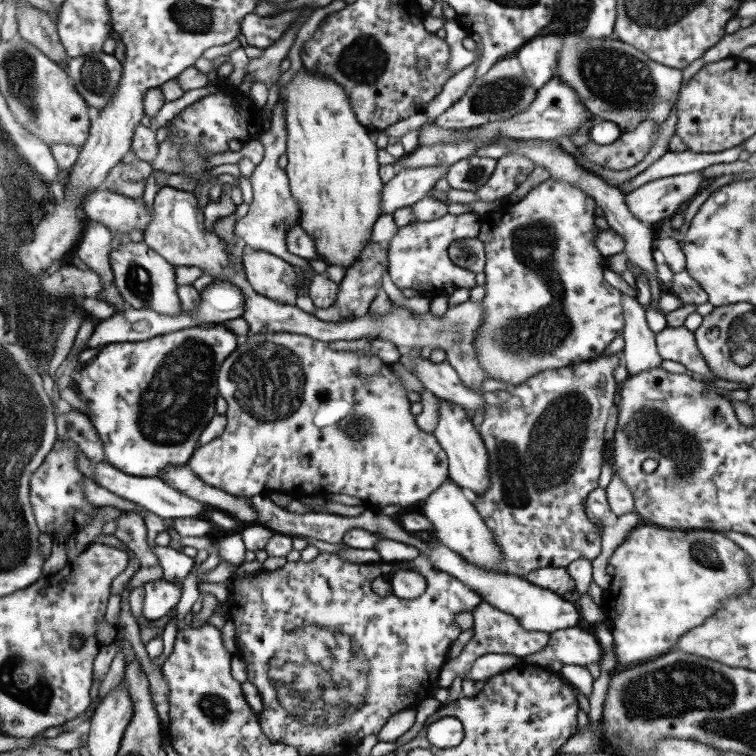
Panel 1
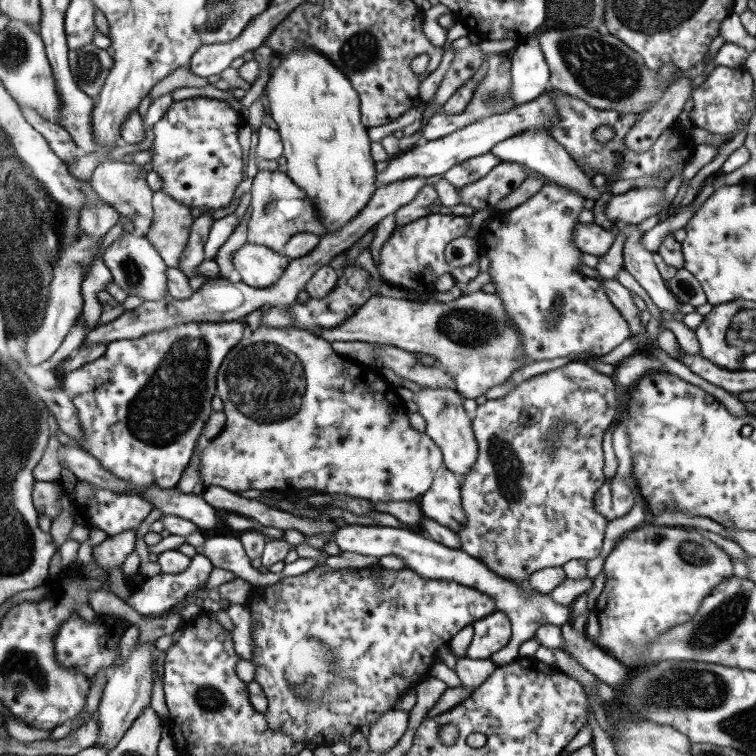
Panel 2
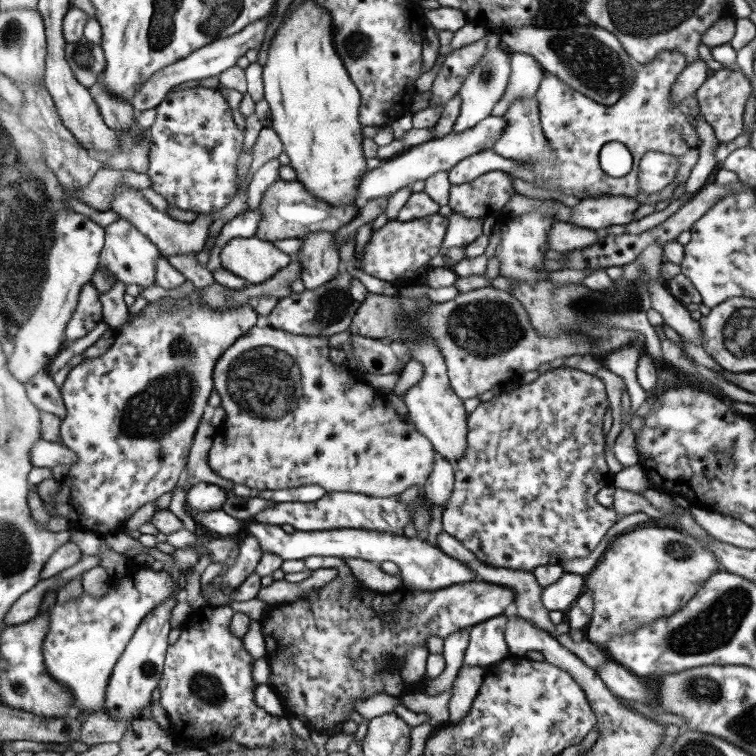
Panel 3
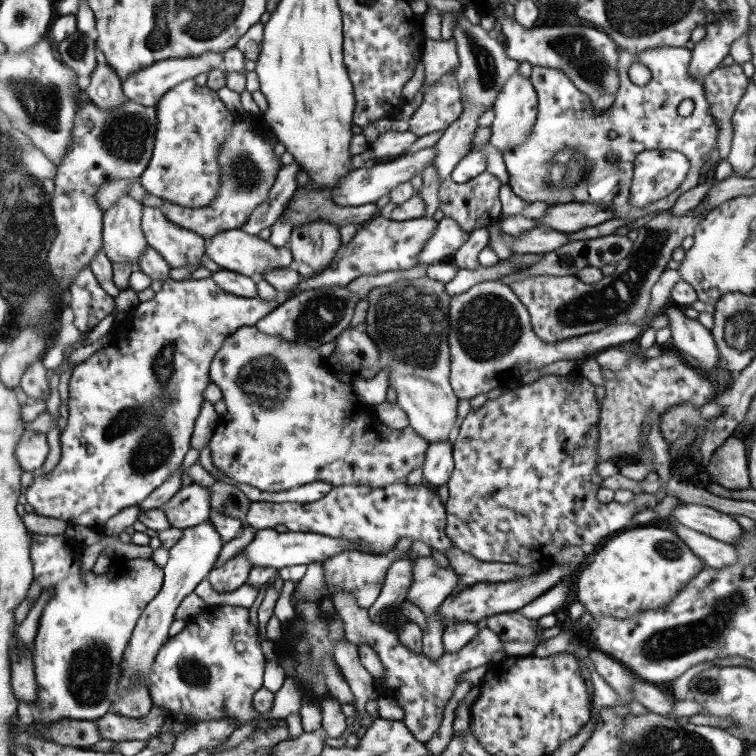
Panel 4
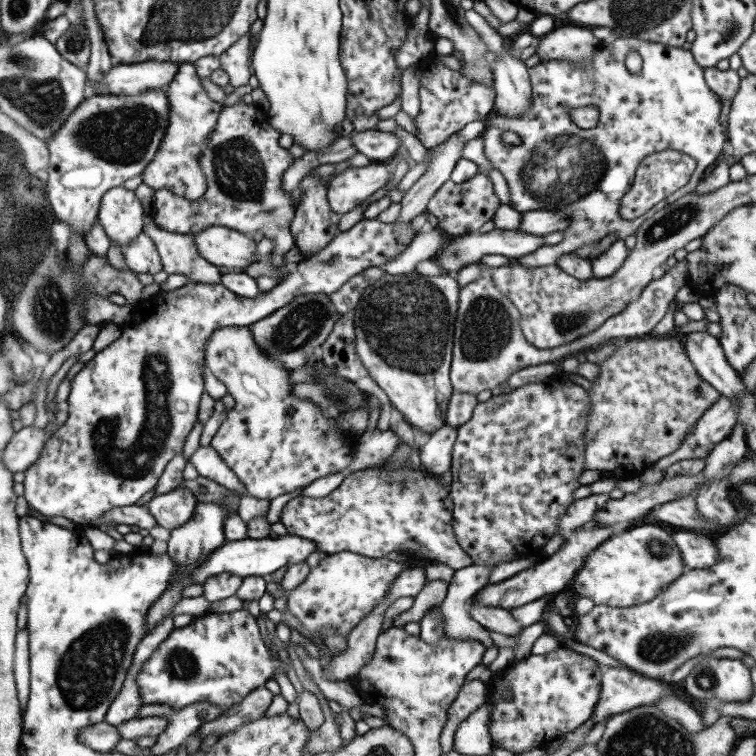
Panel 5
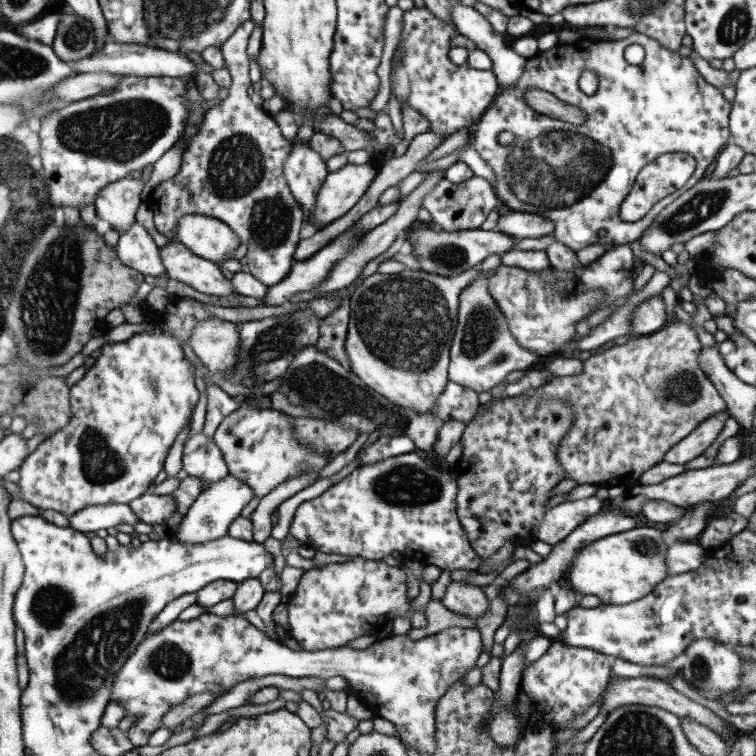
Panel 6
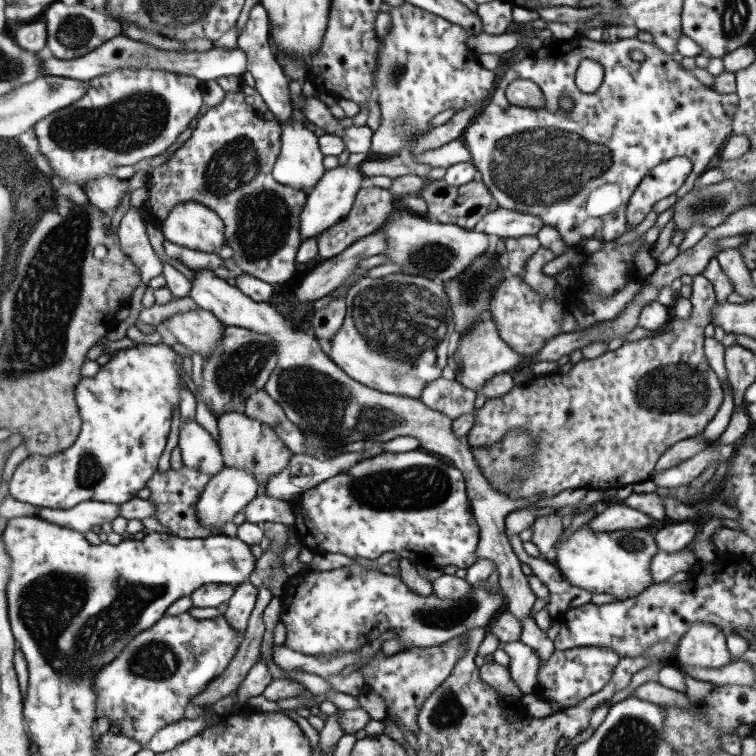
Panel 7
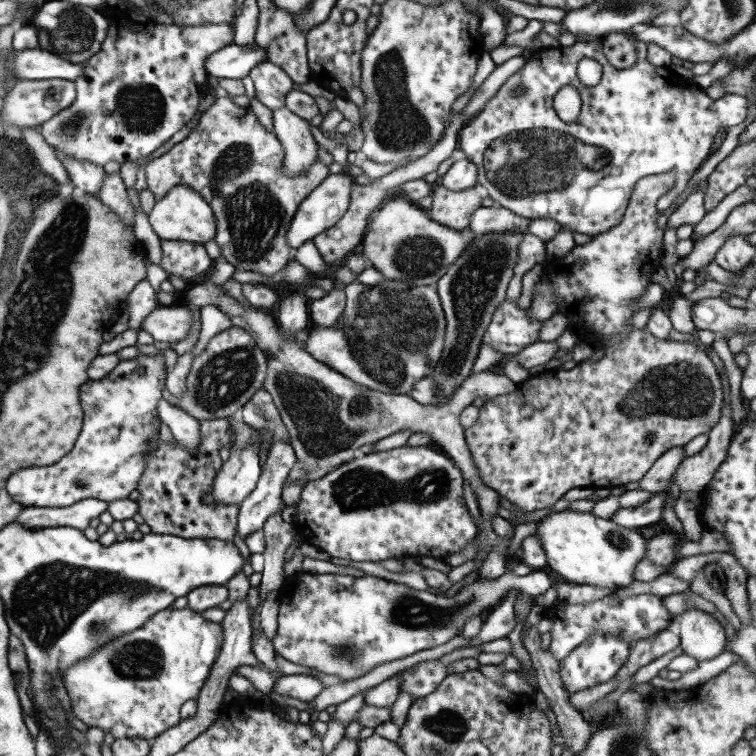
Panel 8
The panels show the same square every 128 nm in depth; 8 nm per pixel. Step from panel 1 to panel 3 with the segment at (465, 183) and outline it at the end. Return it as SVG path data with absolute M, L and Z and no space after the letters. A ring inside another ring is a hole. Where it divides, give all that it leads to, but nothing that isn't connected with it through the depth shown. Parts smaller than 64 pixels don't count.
M492 149L478 151L472 156L467 156L453 166L448 173L451 184L462 184L473 181L491 170L502 170L502 172L513 174L527 182L536 179L534 172L528 168L520 168L516 161L496 154Z

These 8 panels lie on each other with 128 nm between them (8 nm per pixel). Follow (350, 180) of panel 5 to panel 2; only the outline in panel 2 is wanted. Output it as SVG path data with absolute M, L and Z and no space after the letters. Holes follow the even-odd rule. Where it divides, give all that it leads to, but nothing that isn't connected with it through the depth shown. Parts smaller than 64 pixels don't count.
M547 92L540 94L538 98L534 98L532 102L524 105L516 105L508 112L502 114L494 114L480 118L480 120L460 128L448 136L437 138L436 140L429 140L426 144L416 144L405 152L393 156L386 167L386 171L377 173L376 185L386 186L398 180L406 180L406 178L430 178L430 176L443 175L449 171L456 164L469 158L490 153L490 150L510 137L515 137L524 131L530 129L546 129L558 121L558 110L554 106L554 97L556 92Z

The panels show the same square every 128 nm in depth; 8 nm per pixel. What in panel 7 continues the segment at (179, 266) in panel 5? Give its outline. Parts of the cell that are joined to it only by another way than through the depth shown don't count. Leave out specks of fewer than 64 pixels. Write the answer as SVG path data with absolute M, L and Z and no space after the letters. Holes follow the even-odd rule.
M192 270L194 279L191 282L190 298L200 306L201 309L212 312L216 318L219 318L227 326L239 326L248 328L254 332L262 334L270 334L274 340L276 358L278 363L272 371L270 378L264 385L264 391L282 408L285 416L303 433L305 437L304 448L305 452L317 460L329 460L329 451L336 451L342 446L350 446L358 441L374 441L375 443L386 443L398 436L412 436L418 438L420 449L429 452L430 454L444 457L450 461L455 468L461 471L465 480L465 486L471 510L479 527L479 542L476 547L477 558L488 558L496 564L499 574L501 590L505 595L505 609L510 611L518 620L522 620L522 636L520 641L528 644L532 650L536 650L540 662L546 662L550 658L550 654L554 652L554 642L548 638L546 631L541 630L534 617L532 616L532 606L537 596L532 592L529 581L526 575L520 569L520 561L513 551L509 538L505 533L505 518L511 512L520 510L529 505L533 505L539 501L540 496L528 498L528 500L514 500L508 495L503 495L488 483L476 463L474 454L470 445L455 436L452 426L453 420L446 417L446 414L427 408L420 400L409 398L408 396L397 396L397 394L388 394L368 388L365 384L350 378L344 370L334 360L330 360L330 356L322 348L320 341L308 329L298 330L293 329L288 325L286 318L278 313L270 302L261 303L254 302L250 296L246 296L238 287L230 285L226 280L216 276L212 270Z

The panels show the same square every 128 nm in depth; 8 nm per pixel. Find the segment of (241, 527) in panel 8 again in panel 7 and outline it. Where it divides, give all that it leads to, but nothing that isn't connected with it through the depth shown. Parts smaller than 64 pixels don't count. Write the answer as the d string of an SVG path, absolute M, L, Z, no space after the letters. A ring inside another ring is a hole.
M266 491L258 493L243 511L245 521L258 526L264 522L278 522L293 527L295 525L294 504L270 497Z

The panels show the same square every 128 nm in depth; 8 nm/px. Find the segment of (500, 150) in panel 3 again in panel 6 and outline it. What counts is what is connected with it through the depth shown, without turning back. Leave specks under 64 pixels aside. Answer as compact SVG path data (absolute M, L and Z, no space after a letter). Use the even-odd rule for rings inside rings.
M458 3L452 7L450 16L459 34L470 38L477 49L486 52L492 60L491 70L494 71L500 87L506 89L508 85L510 87L516 85L516 81L524 73L524 66L528 59L506 46L502 33L496 32L484 15L474 7Z

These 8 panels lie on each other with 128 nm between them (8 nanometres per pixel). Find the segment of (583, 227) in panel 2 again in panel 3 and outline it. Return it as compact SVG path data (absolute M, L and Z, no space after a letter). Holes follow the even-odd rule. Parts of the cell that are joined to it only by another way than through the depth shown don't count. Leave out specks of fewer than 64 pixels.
M554 221L546 237L546 246L548 250L556 252L578 250L594 244L598 237L600 237L599 232L596 230L580 228L569 222Z

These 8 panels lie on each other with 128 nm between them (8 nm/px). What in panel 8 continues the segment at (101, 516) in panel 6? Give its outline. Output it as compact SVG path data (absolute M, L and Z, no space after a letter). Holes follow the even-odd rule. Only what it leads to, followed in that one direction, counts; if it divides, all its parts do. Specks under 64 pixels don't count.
M84 499L62 508L24 508L13 522L18 522L26 528L66 526L83 532L90 525L92 518L99 517L106 510L108 510L107 502L98 499Z

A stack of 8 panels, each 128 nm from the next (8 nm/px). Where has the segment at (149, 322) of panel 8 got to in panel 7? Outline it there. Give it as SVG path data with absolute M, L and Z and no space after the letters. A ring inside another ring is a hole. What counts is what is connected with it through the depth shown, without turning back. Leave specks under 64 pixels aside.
M200 308L174 314L165 321L180 344L184 344L189 351L202 353L204 358L214 353L226 328L226 324L212 312Z

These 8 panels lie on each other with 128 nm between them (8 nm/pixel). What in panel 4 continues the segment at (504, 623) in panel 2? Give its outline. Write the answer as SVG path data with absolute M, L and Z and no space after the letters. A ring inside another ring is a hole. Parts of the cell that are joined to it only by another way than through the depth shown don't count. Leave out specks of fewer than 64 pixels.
M338 592L334 594L332 601L336 613L343 620L346 640L357 646L360 642L366 642L376 651L384 668L383 676L375 681L376 684L379 688L392 690L393 700L396 700L404 710L403 723L416 739L423 743L428 742L440 728L444 708L458 686L459 677L469 670L491 664L493 654L504 651L504 642L494 630L479 628L478 636L460 651L445 652L438 660L430 659L424 653L413 652L402 645L398 639L397 628L388 621L374 624L370 620L368 609L360 608L350 592Z

